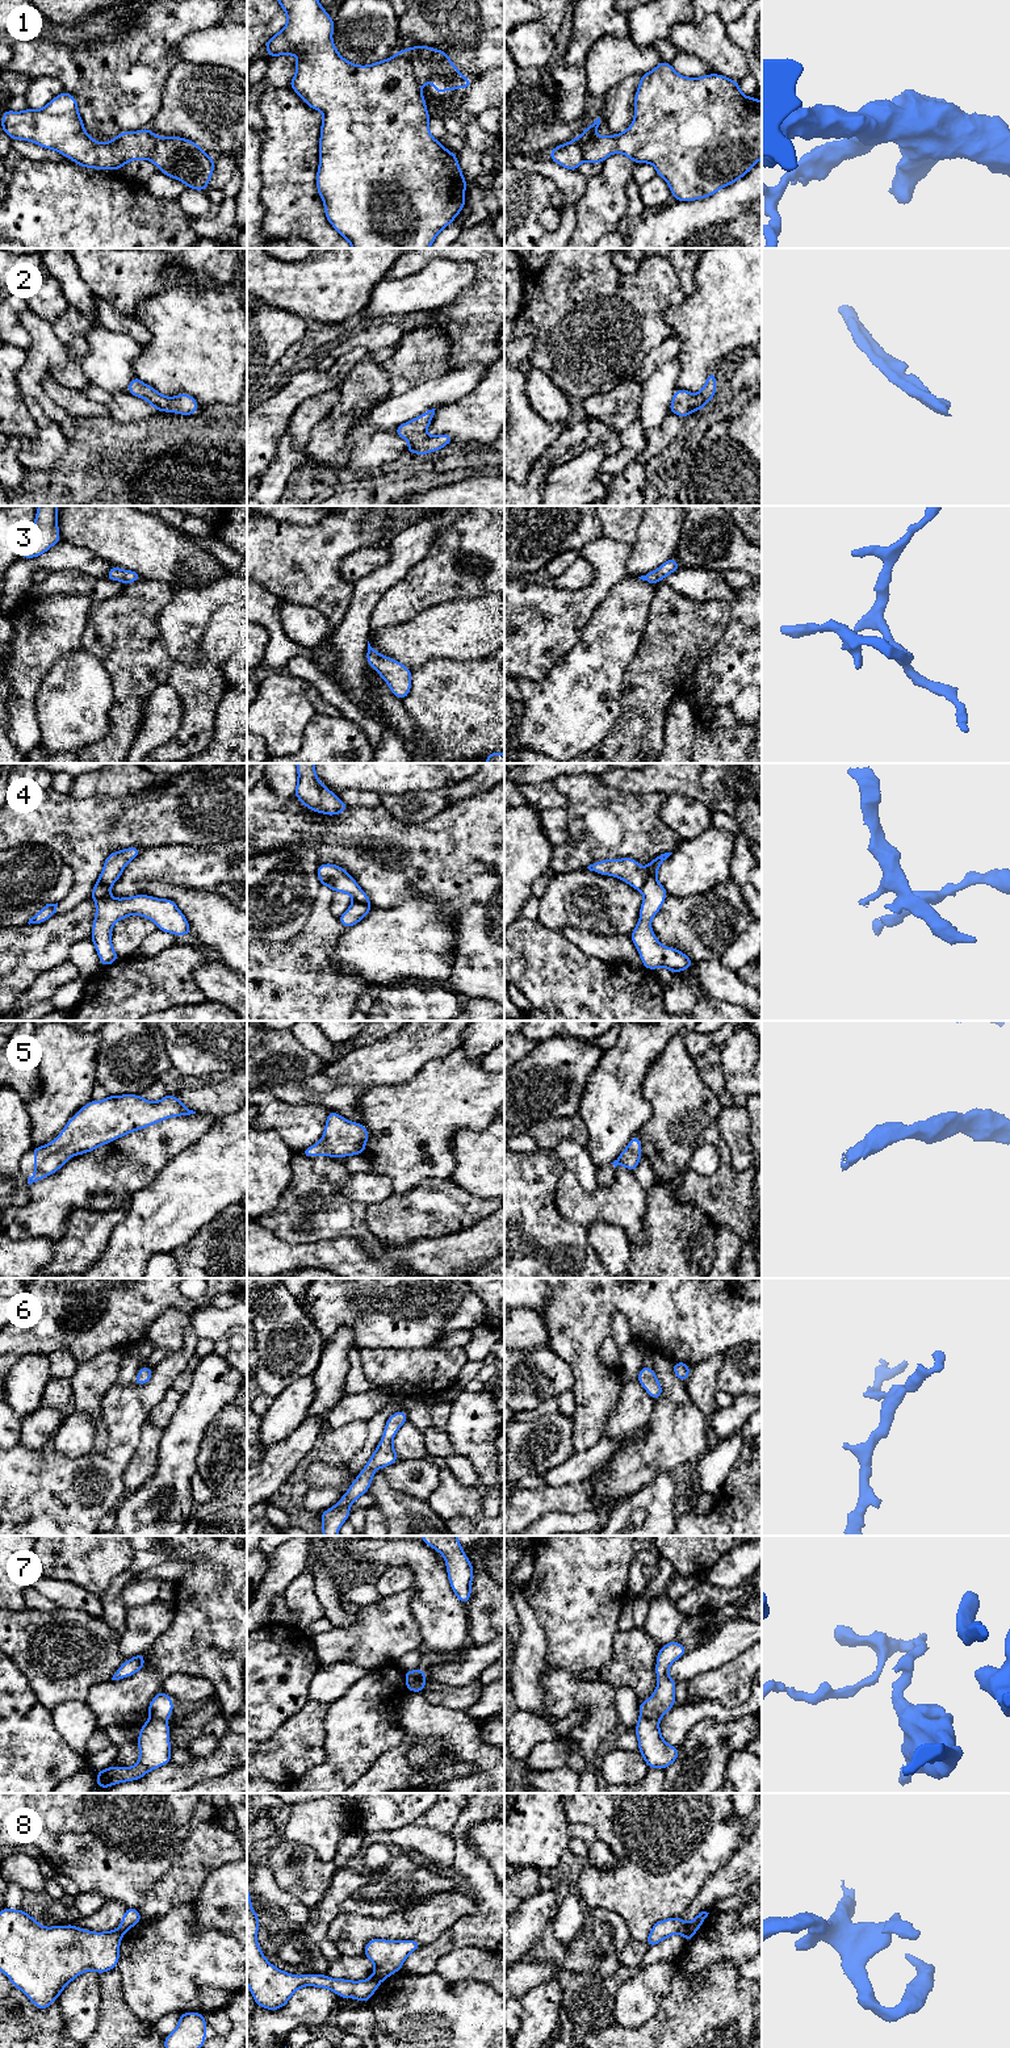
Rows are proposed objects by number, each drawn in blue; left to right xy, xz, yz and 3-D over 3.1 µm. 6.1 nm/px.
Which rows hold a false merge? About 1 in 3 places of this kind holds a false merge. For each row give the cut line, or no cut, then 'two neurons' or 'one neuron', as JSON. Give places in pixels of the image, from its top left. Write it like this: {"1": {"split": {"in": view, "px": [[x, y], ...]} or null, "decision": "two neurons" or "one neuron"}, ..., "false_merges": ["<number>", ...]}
{"1": {"split": {"in": "xz", "px": [[401, 50], [413, 67], [420, 92]]}, "decision": "two neurons"}, "2": {"split": null, "decision": "one neuron"}, "3": {"split": null, "decision": "one neuron"}, "4": {"split": {"in": "yz", "px": [[659, 855], [652, 865], [649, 875], [640, 890]]}, "decision": "two neurons"}, "5": {"split": null, "decision": "one neuron"}, "6": {"split": null, "decision": "one neuron"}, "7": {"split": {"in": "yz", "px": [[641, 1714], [658, 1720]]}, "decision": "two neurons"}, "8": {"split": {"in": "xz", "px": [[374, 1972], [380, 1981]]}, "decision": "two neurons"}, "false_merges": ["1", "4", "7", "8"]}

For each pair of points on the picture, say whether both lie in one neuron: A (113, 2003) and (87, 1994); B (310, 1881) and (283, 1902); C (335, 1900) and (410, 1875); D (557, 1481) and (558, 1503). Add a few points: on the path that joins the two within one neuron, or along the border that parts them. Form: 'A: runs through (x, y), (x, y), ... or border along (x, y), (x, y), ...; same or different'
A: border along (99, 1975), (99, 2017), (97, 2026), (93, 2030); different
B: border along (272, 1872), (273, 1880), (300, 1901); different
C: runs through (353, 1892), (384, 1892), (392, 1888); same
D: border along (587, 1479), (579, 1483), (545, 1486); different

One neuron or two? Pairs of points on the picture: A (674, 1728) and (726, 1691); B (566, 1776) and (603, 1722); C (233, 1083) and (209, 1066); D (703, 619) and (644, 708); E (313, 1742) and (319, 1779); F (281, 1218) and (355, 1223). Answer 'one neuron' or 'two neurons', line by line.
A: two neurons
B: two neurons
C: two neurons
D: one neuron
E: two neurons
F: one neuron

